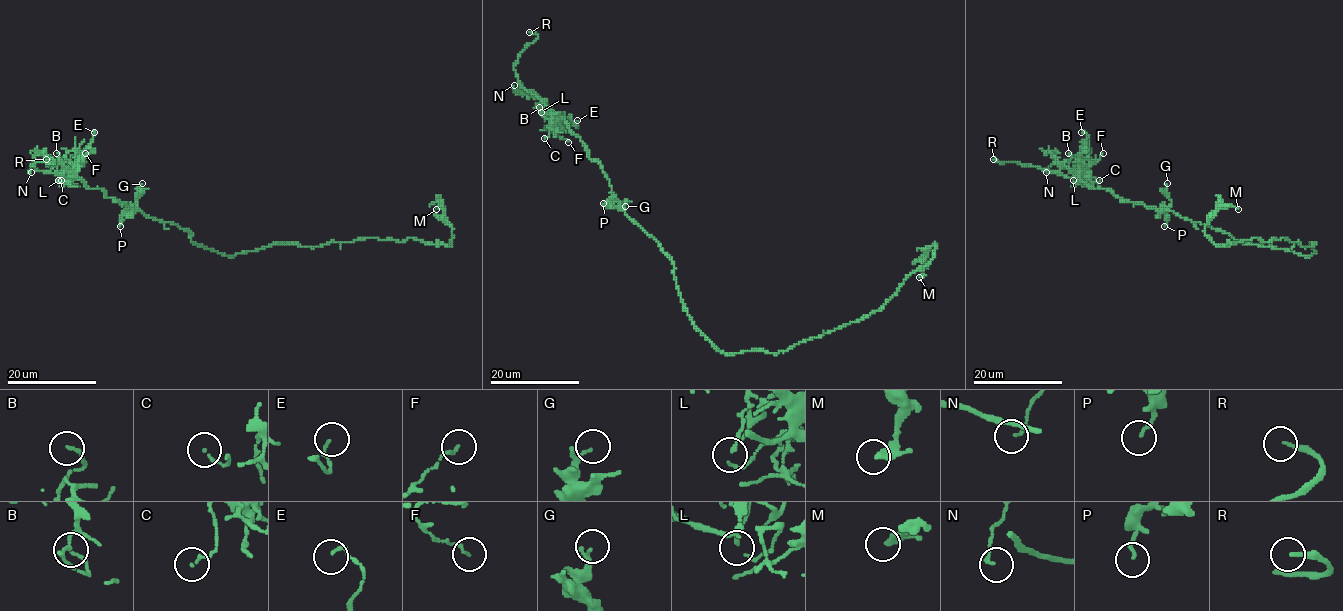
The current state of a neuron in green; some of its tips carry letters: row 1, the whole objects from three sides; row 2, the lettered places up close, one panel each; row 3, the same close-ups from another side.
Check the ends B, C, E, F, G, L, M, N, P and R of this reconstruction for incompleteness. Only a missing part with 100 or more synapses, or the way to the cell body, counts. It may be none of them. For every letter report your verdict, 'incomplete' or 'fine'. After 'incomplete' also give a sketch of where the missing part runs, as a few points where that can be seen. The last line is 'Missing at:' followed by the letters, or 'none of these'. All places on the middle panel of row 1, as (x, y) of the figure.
B: fine
C: fine
E: fine
F: fine
G: fine
L: fine
M: fine
N: fine
P: fine
R: incomplete
Missing at: R

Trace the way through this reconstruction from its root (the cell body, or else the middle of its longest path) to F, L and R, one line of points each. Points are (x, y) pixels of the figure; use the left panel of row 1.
F: (205, 248), (191, 241), (189, 231), (114, 201), (101, 189), (88, 188), (73, 173), (75, 162), (85, 153)
L: (205, 248), (191, 241), (189, 231), (114, 201), (101, 189), (88, 188), (68, 170), (61, 171), (58, 180)
R: (205, 248), (176, 225), (114, 201), (78, 178), (31, 165), (54, 161), (46, 159)

